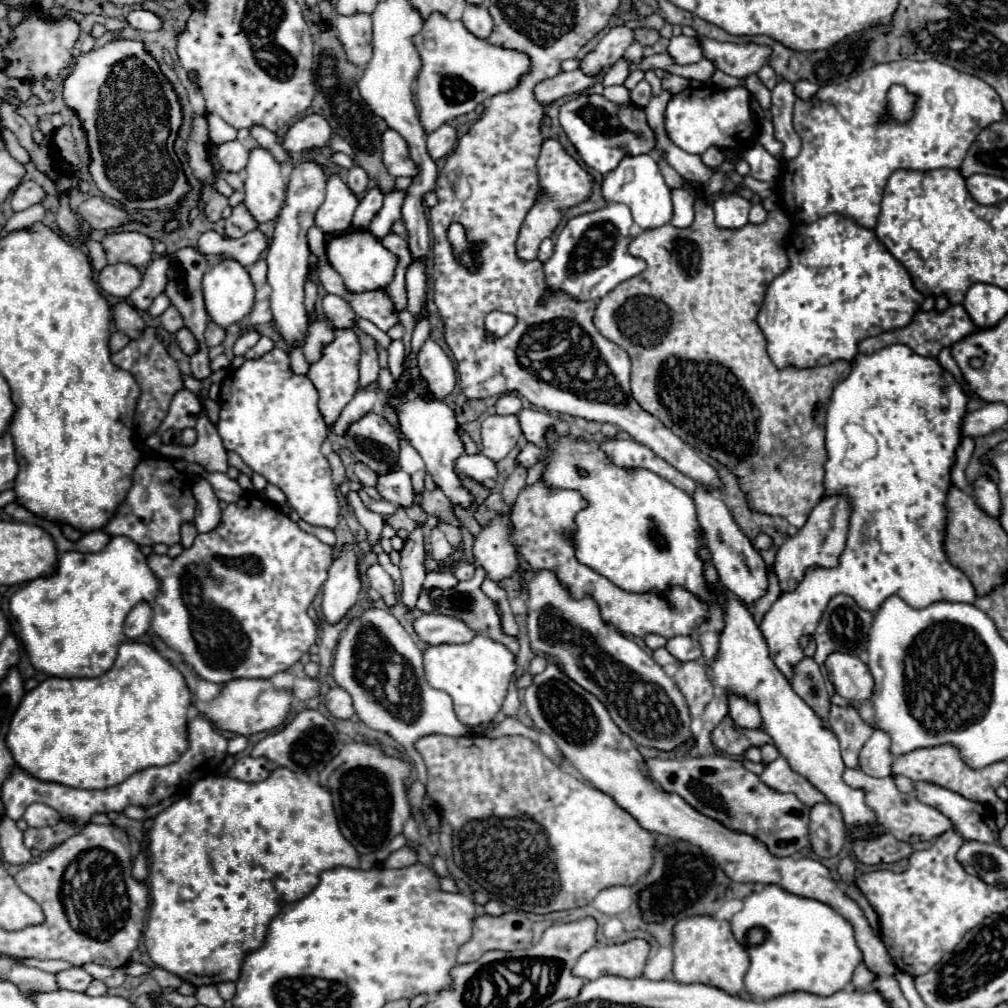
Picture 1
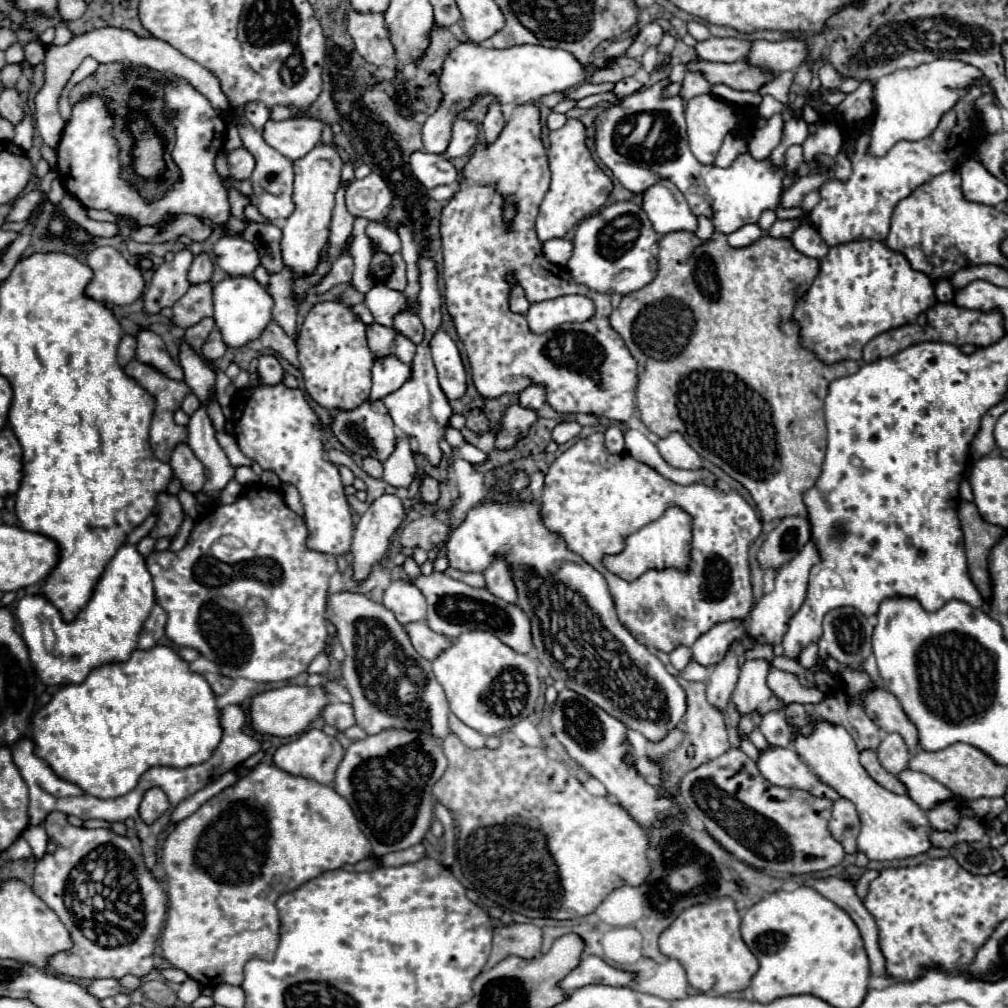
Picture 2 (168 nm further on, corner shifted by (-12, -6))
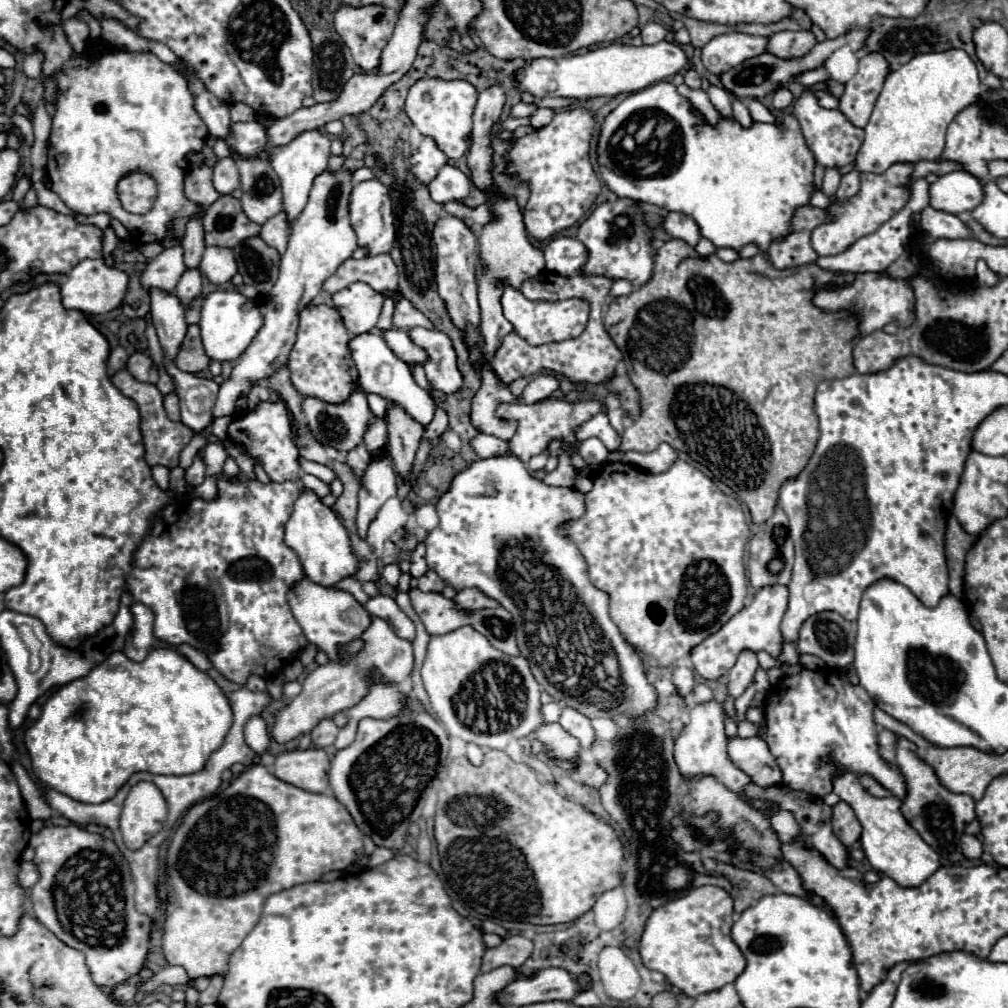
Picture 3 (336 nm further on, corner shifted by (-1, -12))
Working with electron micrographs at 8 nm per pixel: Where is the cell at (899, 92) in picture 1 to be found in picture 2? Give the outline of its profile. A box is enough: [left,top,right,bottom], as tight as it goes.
[867,60,1001,156]

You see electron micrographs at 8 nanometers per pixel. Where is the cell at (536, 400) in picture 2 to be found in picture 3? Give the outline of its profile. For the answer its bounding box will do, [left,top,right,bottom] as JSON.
[522,374,558,404]

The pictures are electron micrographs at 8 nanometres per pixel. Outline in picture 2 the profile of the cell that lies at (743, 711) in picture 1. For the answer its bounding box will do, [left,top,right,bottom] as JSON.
[731,658,783,714]

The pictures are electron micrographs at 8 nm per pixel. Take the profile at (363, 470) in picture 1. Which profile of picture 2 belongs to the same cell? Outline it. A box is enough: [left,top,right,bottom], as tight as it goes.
[361,458,383,478]

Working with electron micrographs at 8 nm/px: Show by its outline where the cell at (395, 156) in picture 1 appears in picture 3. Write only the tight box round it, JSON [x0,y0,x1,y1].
[428,164,470,202]

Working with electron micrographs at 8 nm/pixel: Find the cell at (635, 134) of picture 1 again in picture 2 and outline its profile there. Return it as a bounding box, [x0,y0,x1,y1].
[597,78,785,234]

